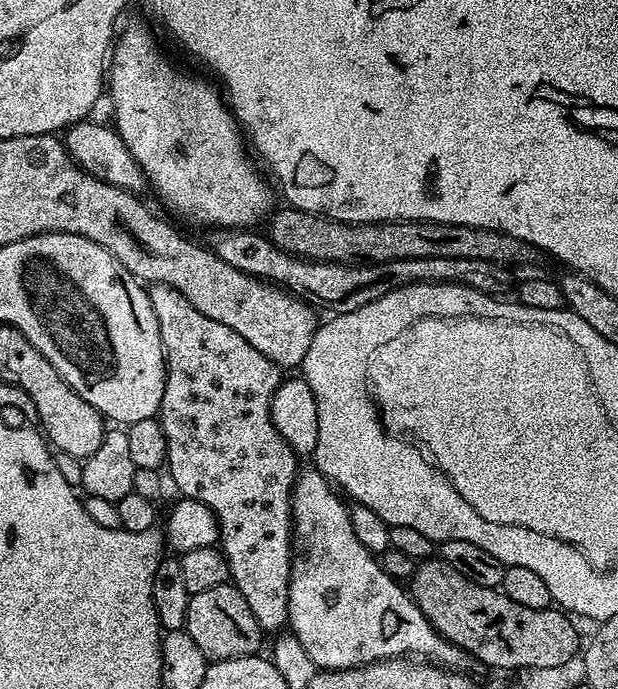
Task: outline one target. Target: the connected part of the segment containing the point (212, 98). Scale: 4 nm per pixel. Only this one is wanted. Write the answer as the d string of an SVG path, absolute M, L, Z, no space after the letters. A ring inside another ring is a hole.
M136 24L122 32L110 53L110 71L106 76L106 84L110 92L112 88L112 100L116 103L116 133L122 142L126 142L138 166L142 166L148 188L156 191L157 198L174 215L192 224L205 224L212 228L208 230L244 230L255 225L252 224L255 220L263 221L273 207L269 181L260 177L261 169L254 163L246 137L238 127L221 89L211 79L203 80L200 76L191 76L175 68L160 53L155 38L142 25Z

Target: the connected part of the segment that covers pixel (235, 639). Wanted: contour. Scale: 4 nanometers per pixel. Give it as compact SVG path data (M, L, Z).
M231 582L189 596L184 628L209 662L257 655L261 651L260 643L266 639L258 618L254 618L254 610L250 610L246 598L242 598Z

